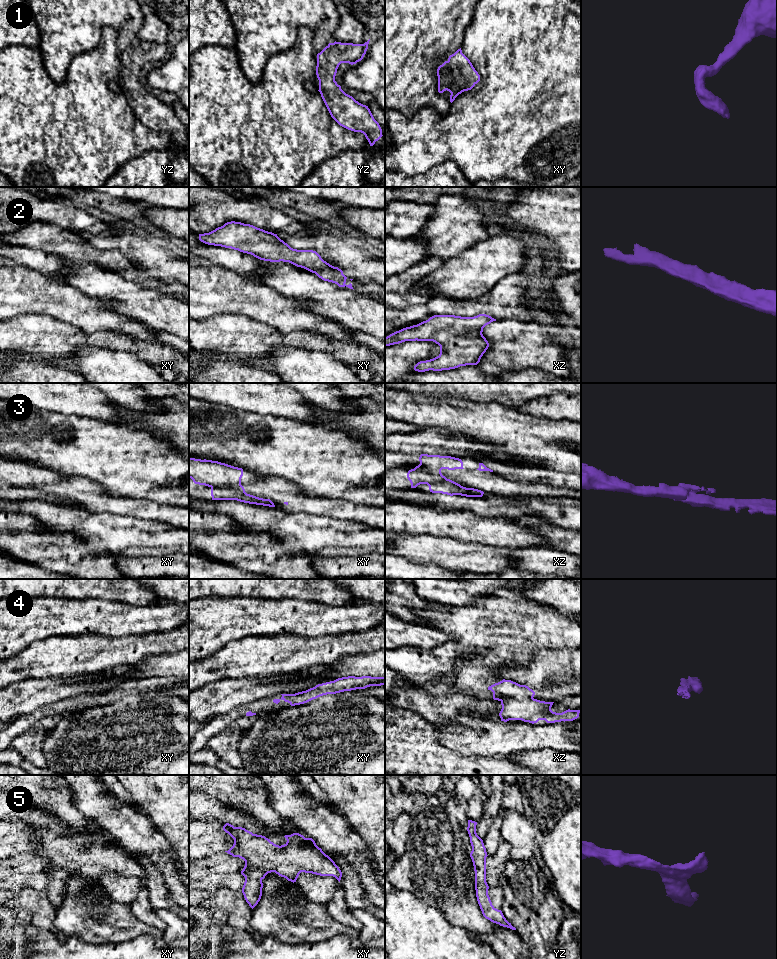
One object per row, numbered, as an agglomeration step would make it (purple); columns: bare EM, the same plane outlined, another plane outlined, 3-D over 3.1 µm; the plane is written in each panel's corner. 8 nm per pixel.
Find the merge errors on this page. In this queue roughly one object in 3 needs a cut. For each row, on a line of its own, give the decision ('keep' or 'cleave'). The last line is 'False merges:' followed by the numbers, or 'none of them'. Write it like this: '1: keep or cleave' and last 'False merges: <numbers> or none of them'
1: keep
2: keep
3: cleave
4: keep
5: keep
False merges: 3

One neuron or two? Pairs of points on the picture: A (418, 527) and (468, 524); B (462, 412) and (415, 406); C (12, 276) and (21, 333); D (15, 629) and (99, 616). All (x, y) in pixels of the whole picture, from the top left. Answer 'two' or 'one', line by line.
A: one
B: one
C: two
D: one

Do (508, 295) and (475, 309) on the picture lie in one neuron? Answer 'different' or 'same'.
same

